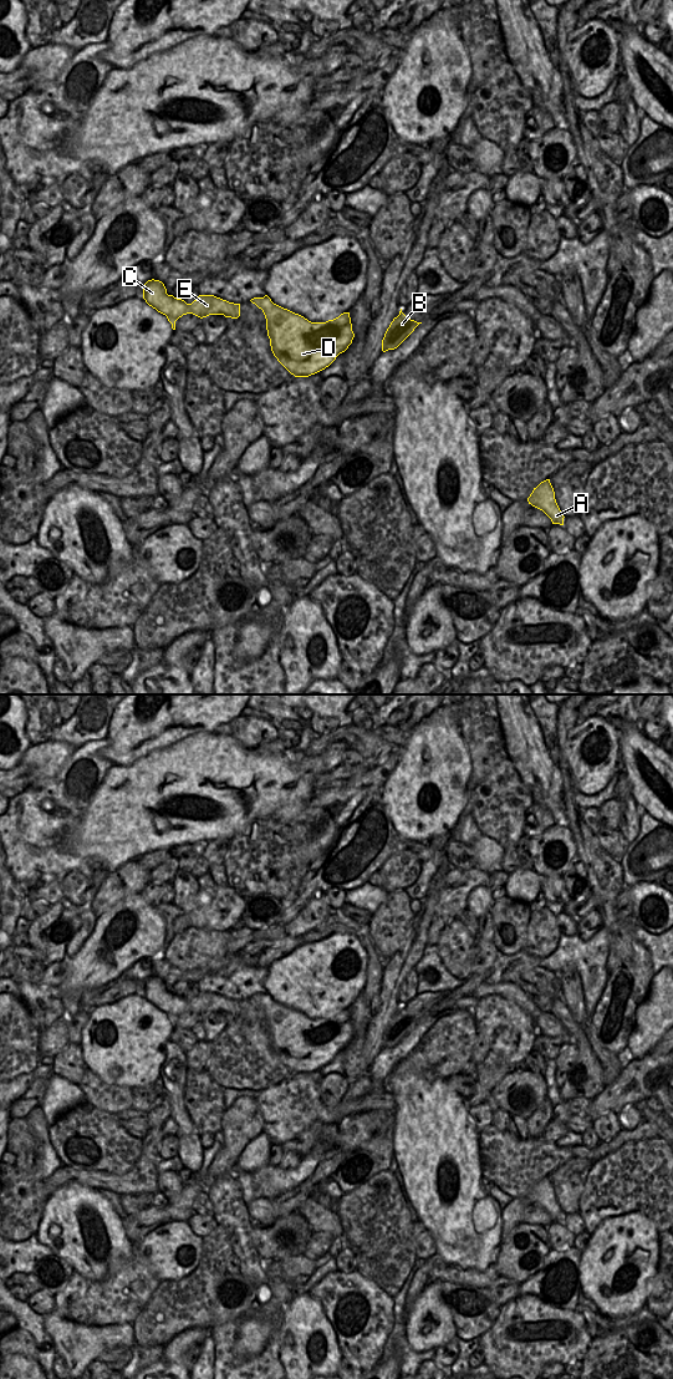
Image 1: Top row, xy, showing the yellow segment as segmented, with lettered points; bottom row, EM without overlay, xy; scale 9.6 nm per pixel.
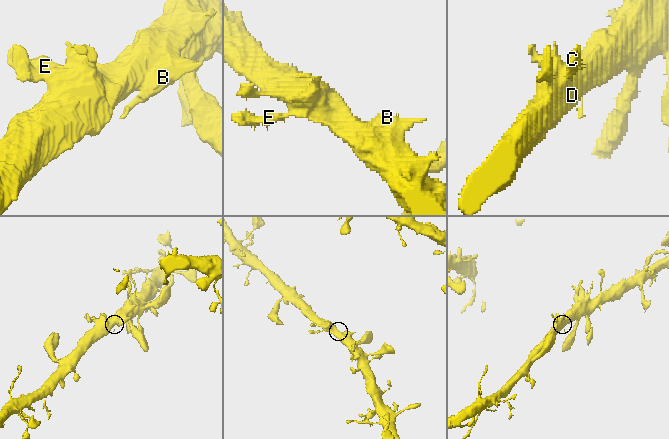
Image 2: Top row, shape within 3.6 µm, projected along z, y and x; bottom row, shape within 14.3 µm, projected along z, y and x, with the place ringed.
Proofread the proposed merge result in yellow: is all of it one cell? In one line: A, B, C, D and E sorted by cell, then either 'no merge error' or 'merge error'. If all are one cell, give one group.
A B C D E | no merge error

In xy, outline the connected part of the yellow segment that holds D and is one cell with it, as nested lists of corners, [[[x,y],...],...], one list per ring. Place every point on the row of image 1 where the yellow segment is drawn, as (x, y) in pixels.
[[[267,295],[250,301],[265,315],[274,356],[295,377],[309,377],[325,370],[355,337],[350,312],[326,322],[311,322],[274,304]]]

